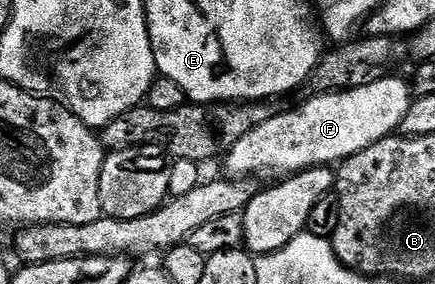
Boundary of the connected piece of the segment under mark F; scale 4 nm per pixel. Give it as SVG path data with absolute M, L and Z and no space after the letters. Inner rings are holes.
M398 77L381 78L372 84L364 84L351 90L314 94L303 106L298 106L295 110L283 109L282 113L272 120L260 124L260 128L252 128L248 136L241 138L230 149L224 158L227 170L225 173L230 176L259 176L258 174L270 174L275 170L278 176L290 176L299 170L309 170L311 166L341 163L364 148L391 137L401 127L412 101L411 83Z

